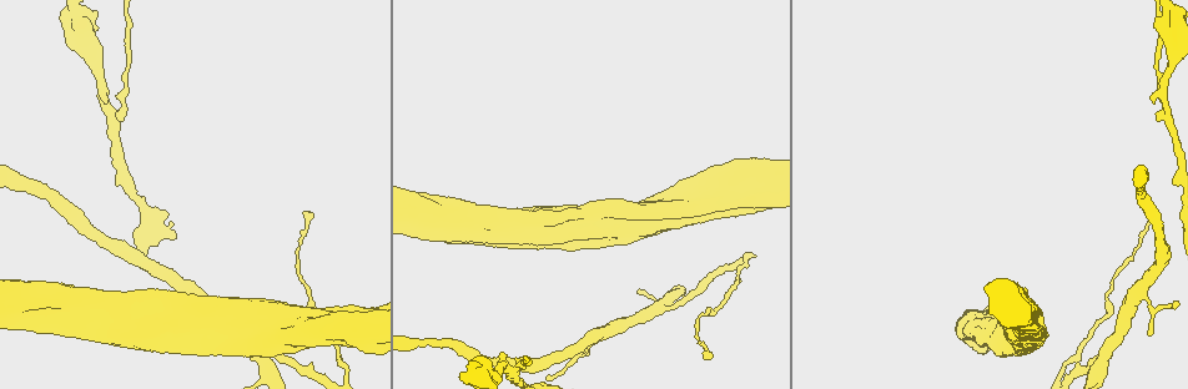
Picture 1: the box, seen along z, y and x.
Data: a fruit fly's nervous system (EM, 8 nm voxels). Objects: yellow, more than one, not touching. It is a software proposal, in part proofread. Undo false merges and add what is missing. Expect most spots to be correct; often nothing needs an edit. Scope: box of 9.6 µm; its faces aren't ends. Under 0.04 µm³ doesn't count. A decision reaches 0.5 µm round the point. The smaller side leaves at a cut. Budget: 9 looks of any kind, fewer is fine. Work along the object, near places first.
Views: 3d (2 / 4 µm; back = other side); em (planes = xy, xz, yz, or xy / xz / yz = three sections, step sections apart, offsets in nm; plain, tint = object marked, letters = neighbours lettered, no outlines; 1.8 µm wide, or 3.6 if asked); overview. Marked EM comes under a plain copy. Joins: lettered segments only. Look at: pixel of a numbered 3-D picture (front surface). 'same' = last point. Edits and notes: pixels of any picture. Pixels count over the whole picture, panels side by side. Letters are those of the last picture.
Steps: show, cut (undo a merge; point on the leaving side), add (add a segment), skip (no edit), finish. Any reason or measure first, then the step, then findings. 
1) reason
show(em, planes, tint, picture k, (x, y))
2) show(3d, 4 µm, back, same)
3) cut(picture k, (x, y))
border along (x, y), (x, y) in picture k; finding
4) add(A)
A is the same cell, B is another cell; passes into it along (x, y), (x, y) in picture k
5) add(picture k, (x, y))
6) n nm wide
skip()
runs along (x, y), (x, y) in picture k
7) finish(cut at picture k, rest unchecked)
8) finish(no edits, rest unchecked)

end of a long branch
show(em, yz, step 4, tint, picture 1, (712, 358))

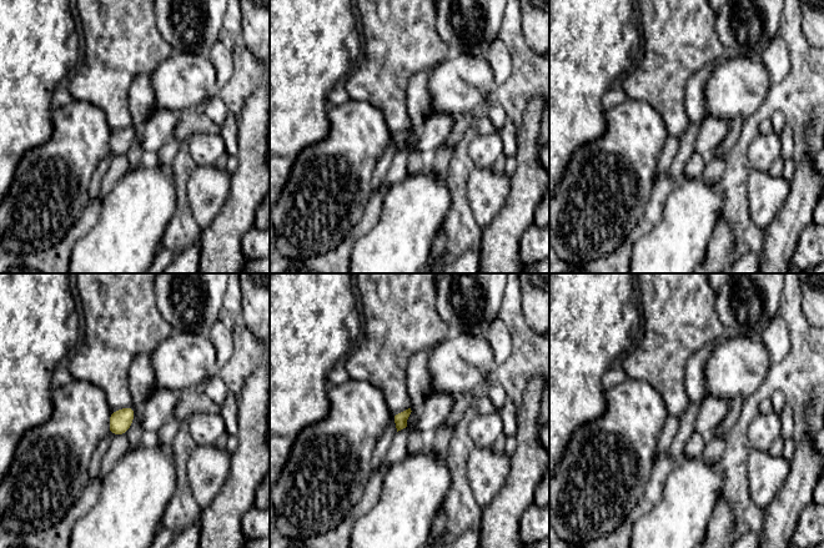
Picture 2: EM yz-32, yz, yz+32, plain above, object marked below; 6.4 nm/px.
show(em, planes, letters, same)

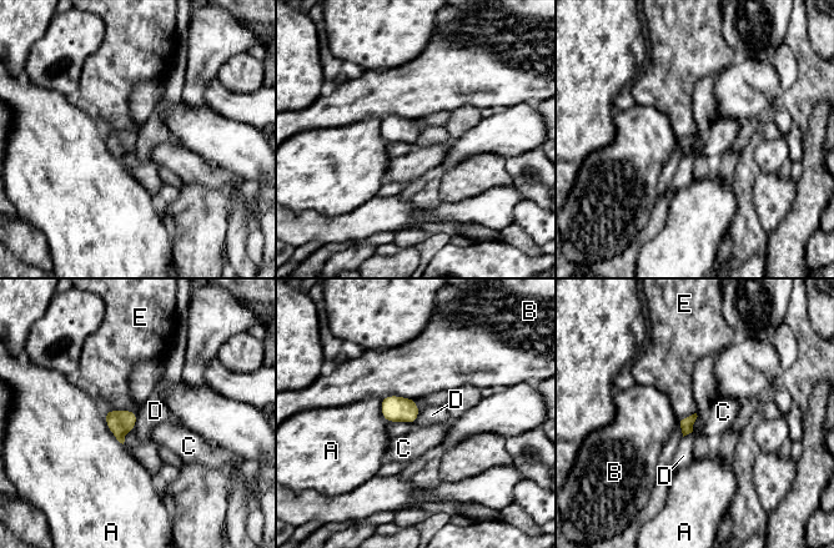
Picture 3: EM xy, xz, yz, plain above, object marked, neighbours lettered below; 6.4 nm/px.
skip()
A, B, C, D and E are other cells; border along (697, 413), (693, 430), (683, 437) in picture 3; none of them fits

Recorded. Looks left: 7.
three arms meet
show(em, planes, letters, picture 1, (1105, 347))

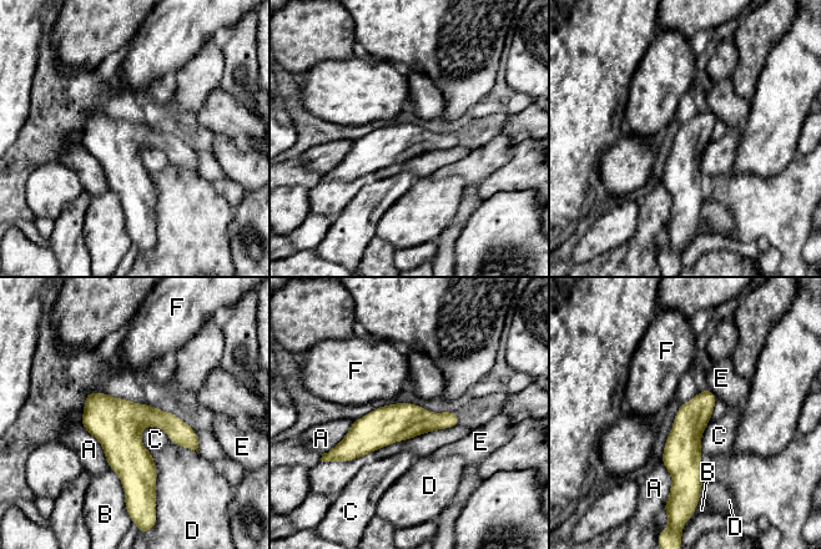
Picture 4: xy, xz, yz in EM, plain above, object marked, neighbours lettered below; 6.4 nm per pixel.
A touches over 340 nm
skip()
A, B, C, D, E and F are other cells; continuous, no second cell

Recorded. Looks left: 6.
touches itself
show(em, 3.6 µm, yz, step 8, letters, picture 1, (141, 310))

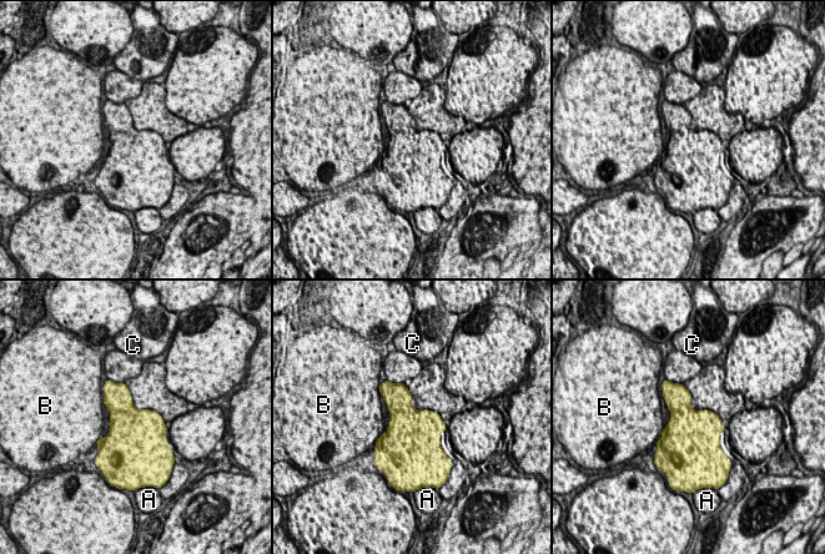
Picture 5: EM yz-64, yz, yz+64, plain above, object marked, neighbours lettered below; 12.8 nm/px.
skip()
A, B and C are other cells; border along (100, 434), (96, 443) in picture 5; one cell here

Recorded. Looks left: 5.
show(3d, 4 µm, picture 1, (41, 314))

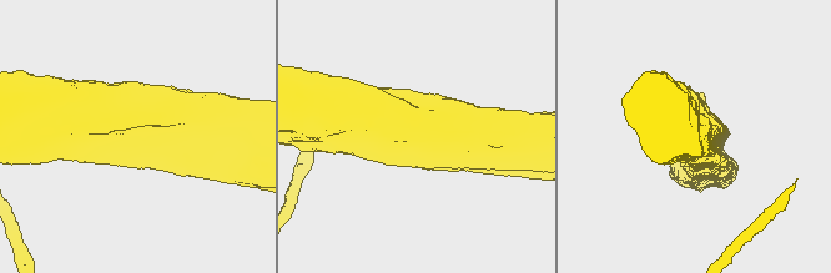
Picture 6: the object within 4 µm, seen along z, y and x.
show(em, 3.6 µm, xy, step 8, tint, picture 6, (140, 135))

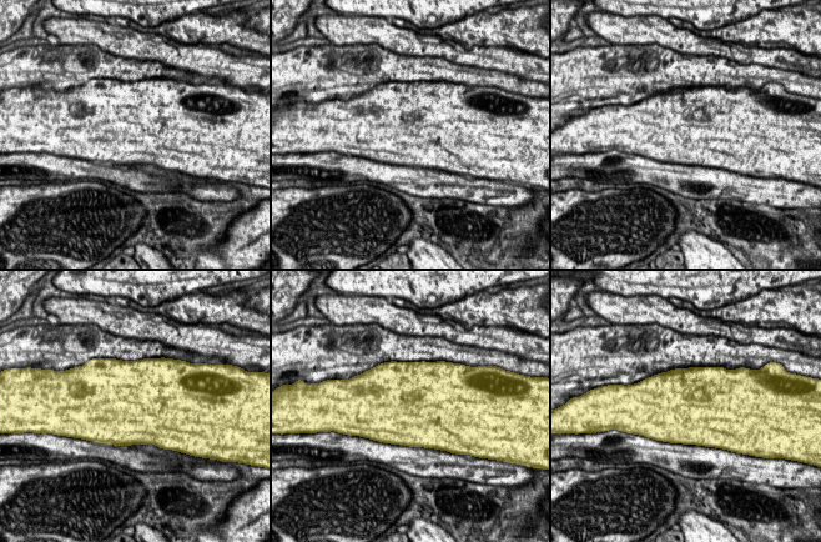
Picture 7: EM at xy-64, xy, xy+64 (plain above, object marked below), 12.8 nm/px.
show(em, 3.6 µm, planes, letters, same)

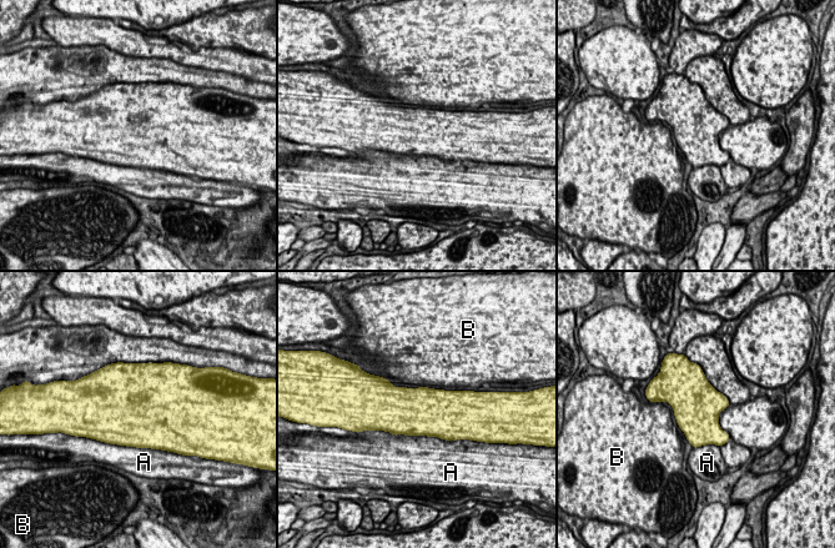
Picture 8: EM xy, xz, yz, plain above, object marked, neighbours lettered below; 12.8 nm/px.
600 nm wide
skip()
A and B are other cells; border along (109, 442), (157, 450) in picture 8; one cell here

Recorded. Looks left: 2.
finish(no edits, rest unchecked)

